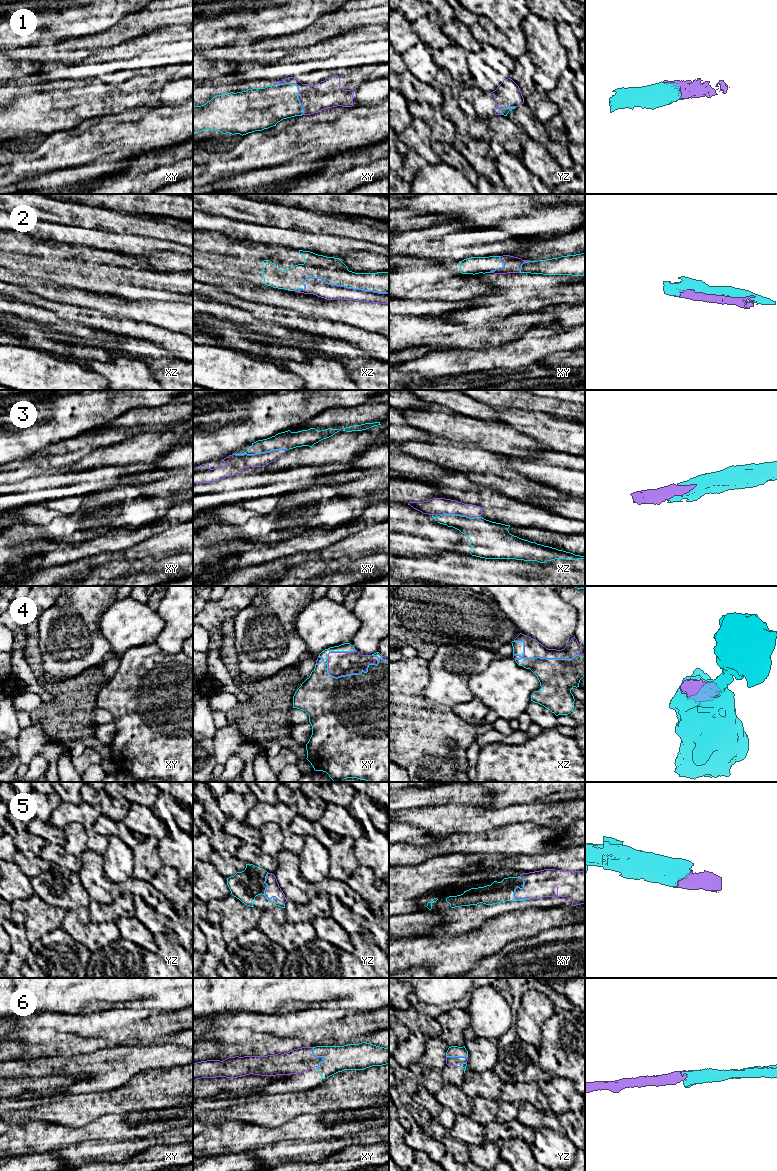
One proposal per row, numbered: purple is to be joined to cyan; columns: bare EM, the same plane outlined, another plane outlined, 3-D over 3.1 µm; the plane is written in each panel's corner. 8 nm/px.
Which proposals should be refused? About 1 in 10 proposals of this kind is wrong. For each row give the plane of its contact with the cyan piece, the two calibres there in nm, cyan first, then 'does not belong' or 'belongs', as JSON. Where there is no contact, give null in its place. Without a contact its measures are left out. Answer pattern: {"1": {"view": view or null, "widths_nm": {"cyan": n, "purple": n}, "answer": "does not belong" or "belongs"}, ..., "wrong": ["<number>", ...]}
{"1": {"view": "xy", "widths_nm": {"cyan": 300, "purple": 220}, "answer": "belongs"}, "2": {"view": "xz", "widths_nm": {"cyan": 200, "purple": 140}, "answer": "belongs"}, "3": {"view": "xy", "widths_nm": {"cyan": 140, "purple": 140}, "answer": "belongs"}, "4": {"view": "xy", "widths_nm": {"cyan": 500, "purple": 190}, "answer": "belongs"}, "5": {"view": "xy", "widths_nm": {"cyan": 170, "purple": 220}, "answer": "belongs"}, "6": {"view": "xy", "widths_nm": {"cyan": 200, "purple": 190}, "answer": "belongs"}, "wrong": []}

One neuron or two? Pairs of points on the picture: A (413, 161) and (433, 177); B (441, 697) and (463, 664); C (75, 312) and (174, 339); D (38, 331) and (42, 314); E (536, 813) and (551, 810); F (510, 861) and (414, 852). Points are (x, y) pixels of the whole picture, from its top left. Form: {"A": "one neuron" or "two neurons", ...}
{"A": "two neurons", "B": "one neuron", "C": "one neuron", "D": "two neurons", "E": "one neuron", "F": "two neurons"}

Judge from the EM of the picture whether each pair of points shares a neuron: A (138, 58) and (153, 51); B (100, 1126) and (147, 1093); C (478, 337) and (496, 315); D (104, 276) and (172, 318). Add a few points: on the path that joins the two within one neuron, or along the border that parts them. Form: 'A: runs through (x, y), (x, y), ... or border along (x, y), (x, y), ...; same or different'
A: runs through (142, 58), (149, 52); same
B: border along (124, 1113), (105, 1114), (95, 1120); different
C: border along (514, 315), (468, 327); different
D: border along (118, 294), (131, 299), (158, 299), (164, 301); different

